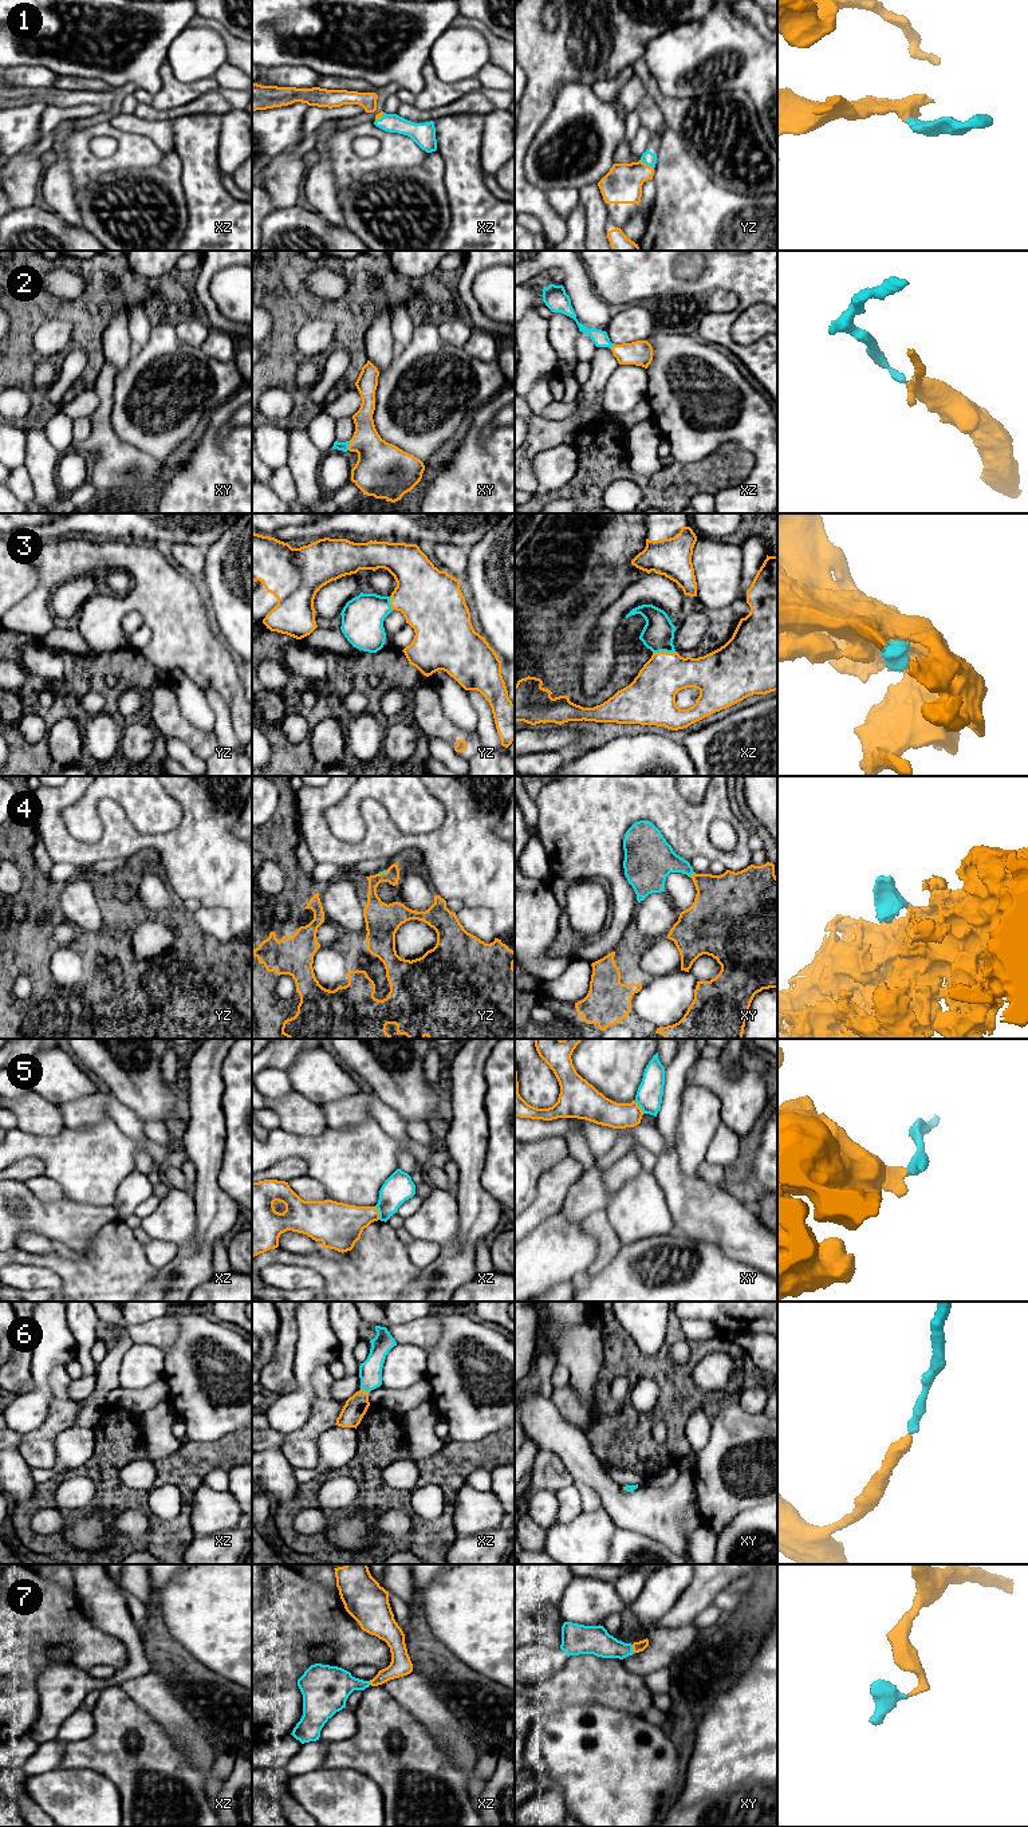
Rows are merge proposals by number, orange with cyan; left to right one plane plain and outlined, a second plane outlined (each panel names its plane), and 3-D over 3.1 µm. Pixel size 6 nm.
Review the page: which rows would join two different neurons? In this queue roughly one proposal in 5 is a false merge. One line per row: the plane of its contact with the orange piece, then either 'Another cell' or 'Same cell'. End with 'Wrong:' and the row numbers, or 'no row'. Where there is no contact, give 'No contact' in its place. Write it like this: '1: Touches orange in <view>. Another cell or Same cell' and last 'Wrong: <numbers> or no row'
1: Touches orange in yz. Same cell
2: Touches orange in xy. Same cell
3: Touches orange in xz. Same cell
4: Touches orange in xy. Same cell
5: Touches orange in xz. Another cell
6: Touches orange in xz. Same cell
7: Touches orange in xy. Same cell
Wrong: 5

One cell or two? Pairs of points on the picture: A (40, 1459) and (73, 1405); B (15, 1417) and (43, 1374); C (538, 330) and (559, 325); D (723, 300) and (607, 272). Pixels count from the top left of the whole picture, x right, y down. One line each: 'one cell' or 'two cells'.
A: one cell
B: one cell
C: two cells
D: two cells

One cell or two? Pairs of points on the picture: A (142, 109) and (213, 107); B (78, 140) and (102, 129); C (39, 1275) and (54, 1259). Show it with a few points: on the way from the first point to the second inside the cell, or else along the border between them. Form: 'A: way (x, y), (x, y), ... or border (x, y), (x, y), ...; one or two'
A: way (160, 114), (196, 107); one
B: way (83, 137), (97, 130); one
C: border (15, 1262), (48, 1267), (65, 1287); two

